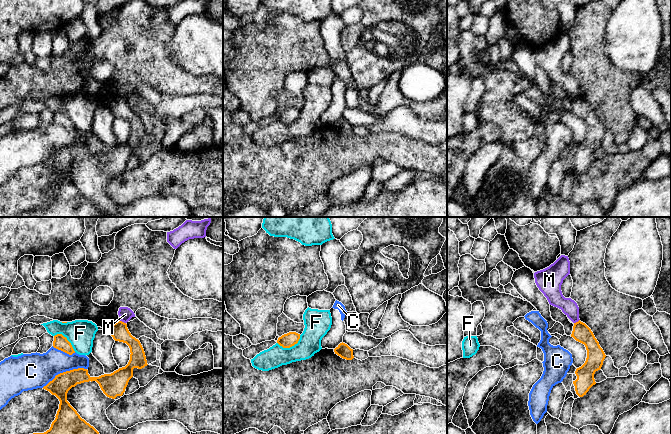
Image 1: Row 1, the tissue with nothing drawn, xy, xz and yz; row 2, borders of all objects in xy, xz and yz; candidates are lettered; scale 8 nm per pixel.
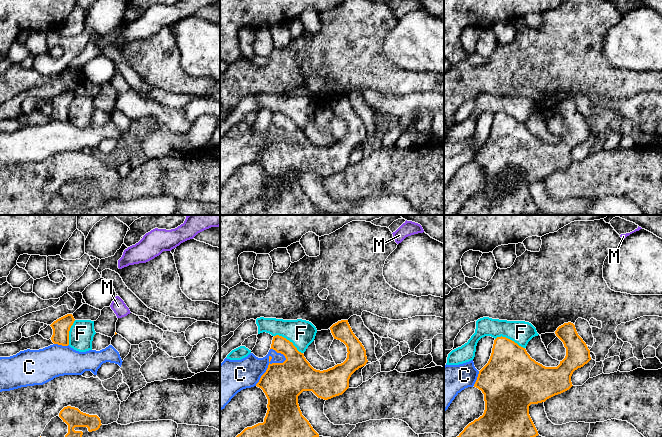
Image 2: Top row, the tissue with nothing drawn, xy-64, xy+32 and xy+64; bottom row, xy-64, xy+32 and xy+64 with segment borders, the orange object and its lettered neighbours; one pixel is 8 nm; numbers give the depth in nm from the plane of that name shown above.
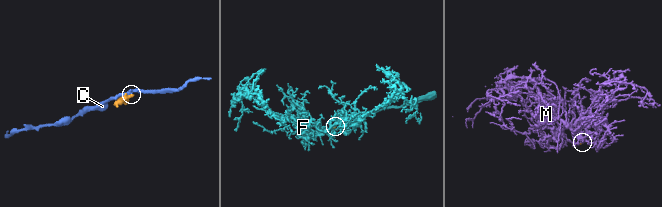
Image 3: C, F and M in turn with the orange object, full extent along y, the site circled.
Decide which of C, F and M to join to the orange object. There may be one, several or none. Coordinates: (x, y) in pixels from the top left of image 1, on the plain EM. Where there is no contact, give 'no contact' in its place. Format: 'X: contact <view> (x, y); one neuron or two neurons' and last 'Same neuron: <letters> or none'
C: contact xy (64, 148); two neurons
F: contact xz (290, 122); two neurons
M: contact xy (121, 97); two neurons
Same neuron: none

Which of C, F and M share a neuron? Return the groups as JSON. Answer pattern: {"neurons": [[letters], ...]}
{"neurons": [["C"], ["F"], ["M"]]}

